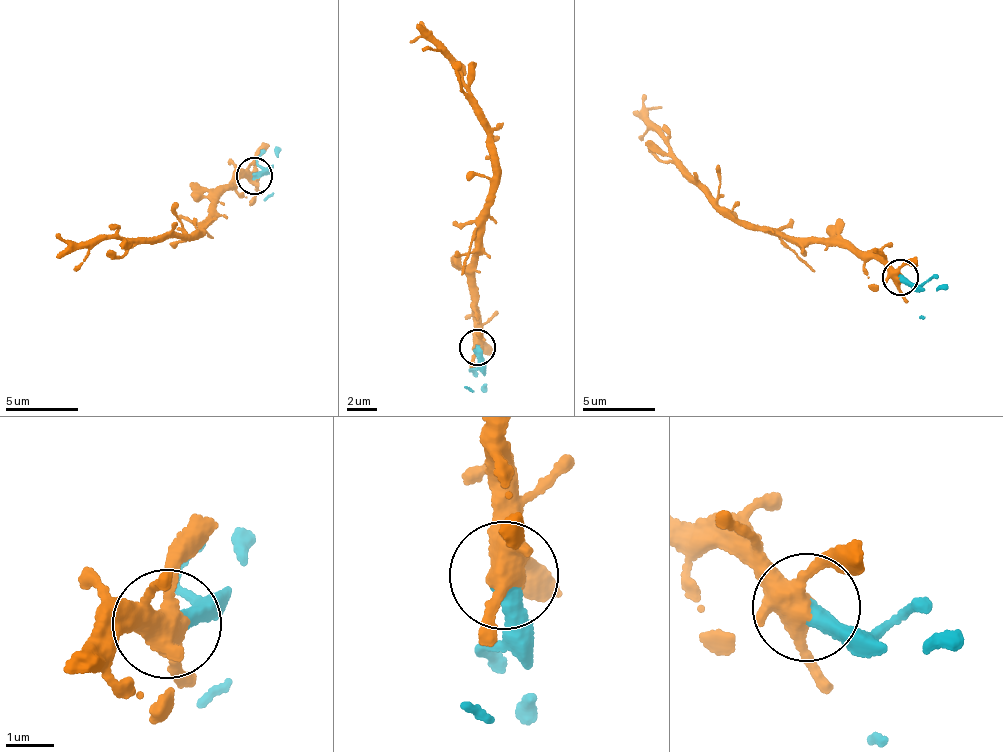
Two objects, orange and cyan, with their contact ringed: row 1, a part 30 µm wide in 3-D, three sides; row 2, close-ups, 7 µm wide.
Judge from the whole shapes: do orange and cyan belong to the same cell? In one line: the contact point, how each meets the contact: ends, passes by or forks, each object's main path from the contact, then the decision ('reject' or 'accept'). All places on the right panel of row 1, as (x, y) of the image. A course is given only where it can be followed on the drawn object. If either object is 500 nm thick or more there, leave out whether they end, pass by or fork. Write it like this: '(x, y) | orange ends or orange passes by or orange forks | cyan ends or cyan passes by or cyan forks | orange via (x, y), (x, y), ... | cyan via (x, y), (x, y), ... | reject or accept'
(900, 277) | orange forks | cyan ends | orange via (901, 278), (853, 250), (747, 226), (709, 203), (699, 185), (681, 178), (647, 110), (663, 108) | cyan via (901, 278), (919, 292), (925, 315), (921, 316) | accept

